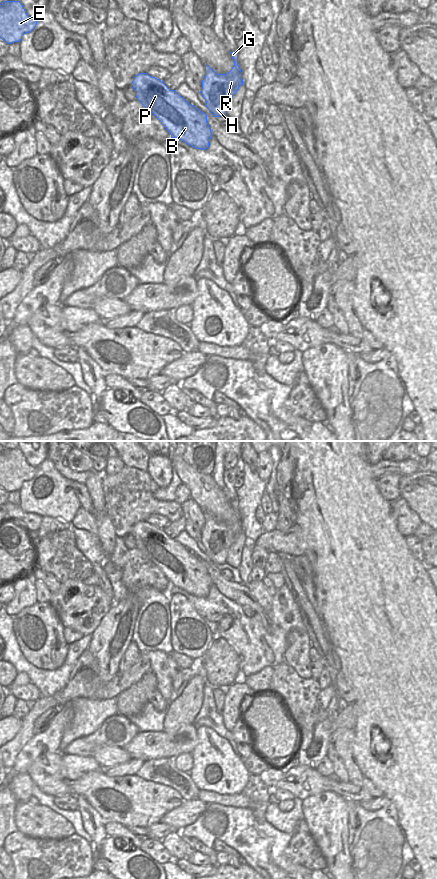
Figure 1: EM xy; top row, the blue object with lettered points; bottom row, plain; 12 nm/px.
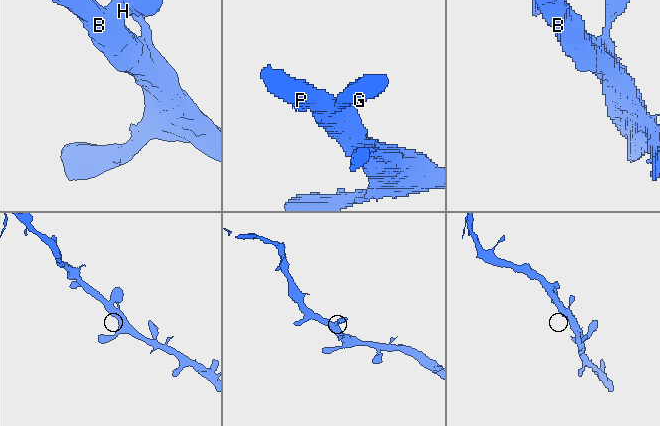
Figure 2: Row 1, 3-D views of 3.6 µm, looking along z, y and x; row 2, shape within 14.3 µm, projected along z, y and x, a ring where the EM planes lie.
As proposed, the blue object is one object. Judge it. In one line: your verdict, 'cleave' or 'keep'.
keep

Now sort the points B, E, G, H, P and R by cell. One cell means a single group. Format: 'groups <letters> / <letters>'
groups B E G H P R

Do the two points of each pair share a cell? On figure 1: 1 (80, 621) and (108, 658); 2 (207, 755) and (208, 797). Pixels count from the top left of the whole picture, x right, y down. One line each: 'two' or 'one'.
1: two
2: two

